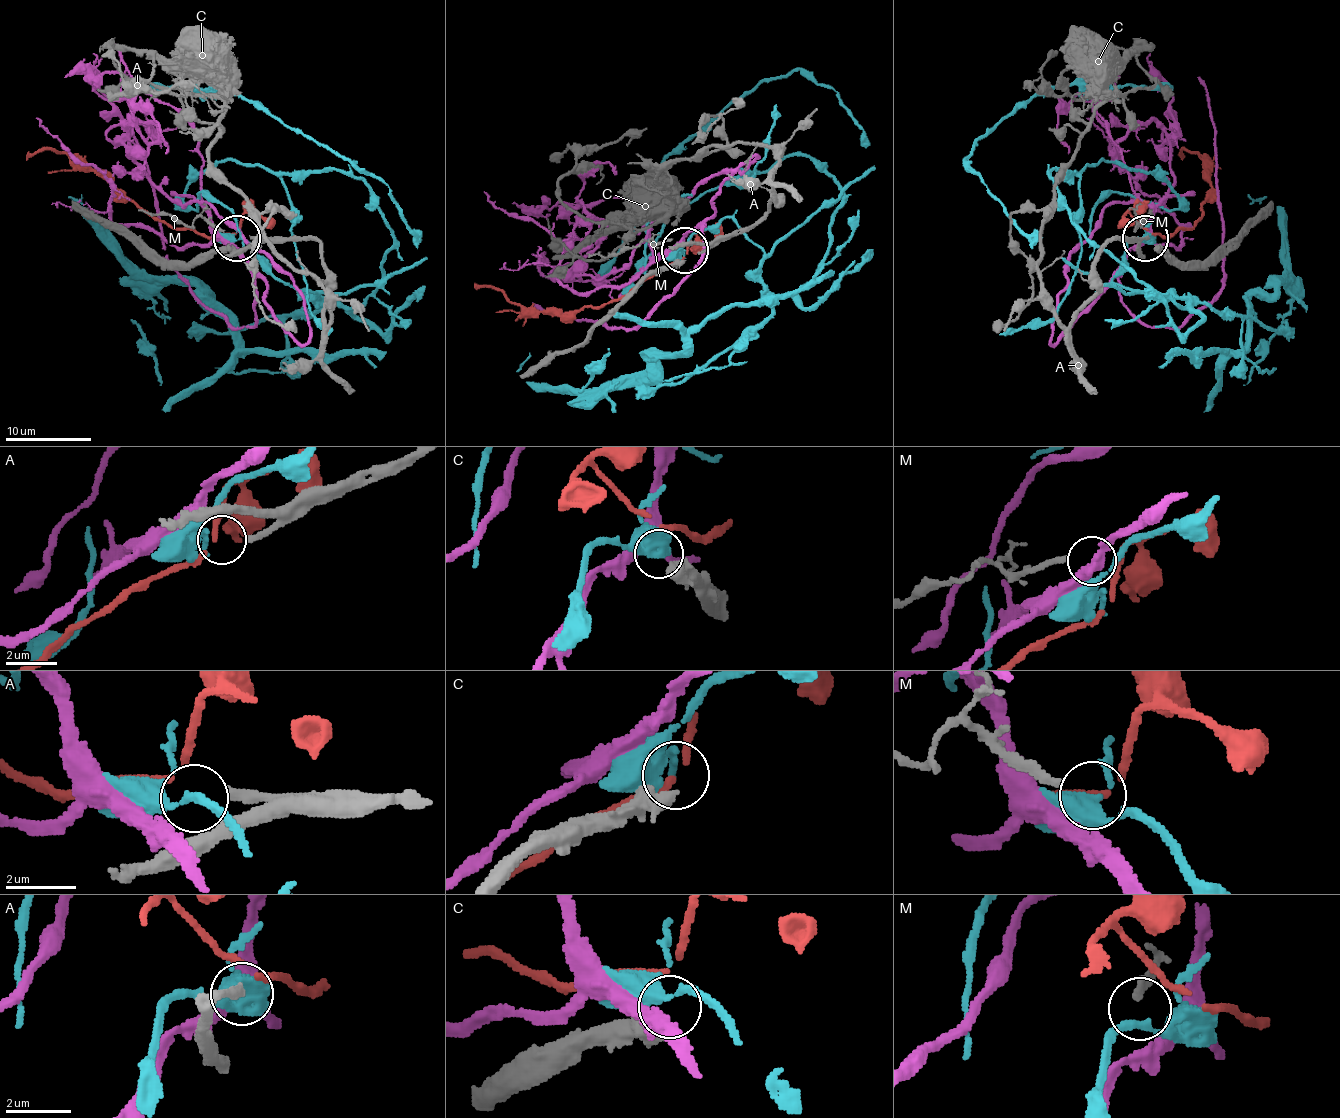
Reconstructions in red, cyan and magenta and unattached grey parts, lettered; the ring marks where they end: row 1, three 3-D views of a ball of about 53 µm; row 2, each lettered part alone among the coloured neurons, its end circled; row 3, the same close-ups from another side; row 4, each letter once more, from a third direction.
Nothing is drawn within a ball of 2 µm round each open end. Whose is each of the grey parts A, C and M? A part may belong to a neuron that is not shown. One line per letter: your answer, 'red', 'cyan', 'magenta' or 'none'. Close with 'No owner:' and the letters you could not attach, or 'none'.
A: red
C: none
M: none
No owner: C, M

